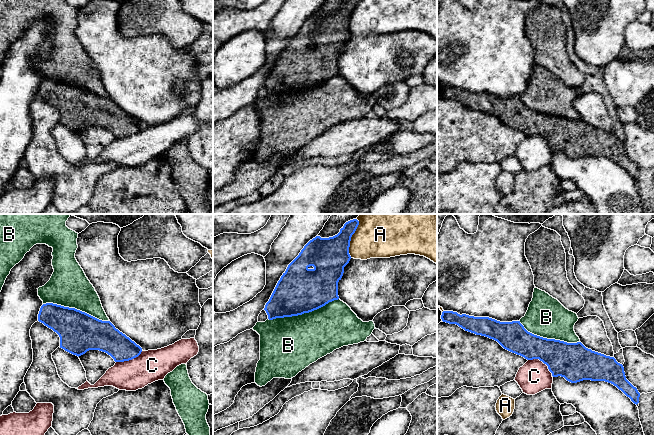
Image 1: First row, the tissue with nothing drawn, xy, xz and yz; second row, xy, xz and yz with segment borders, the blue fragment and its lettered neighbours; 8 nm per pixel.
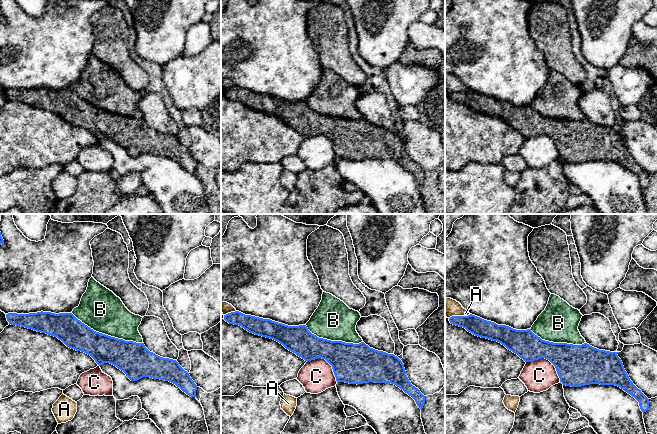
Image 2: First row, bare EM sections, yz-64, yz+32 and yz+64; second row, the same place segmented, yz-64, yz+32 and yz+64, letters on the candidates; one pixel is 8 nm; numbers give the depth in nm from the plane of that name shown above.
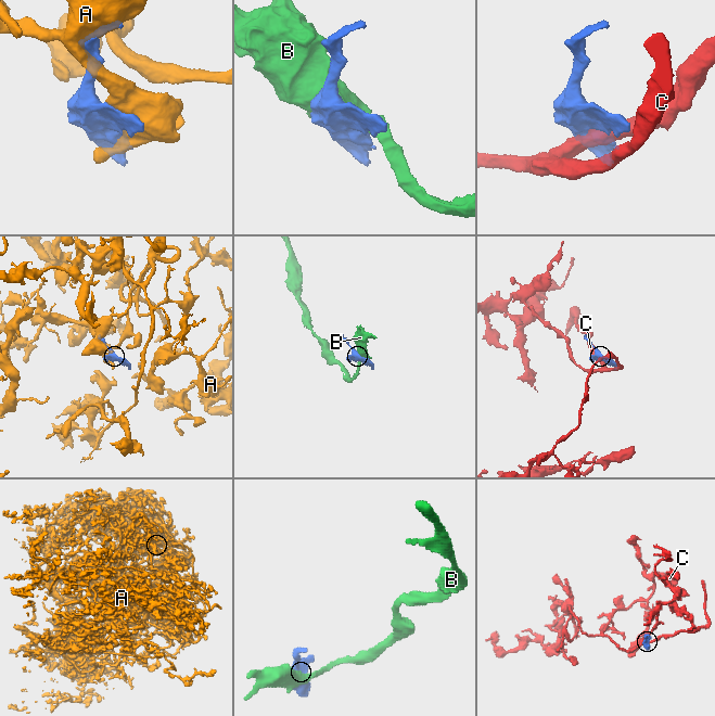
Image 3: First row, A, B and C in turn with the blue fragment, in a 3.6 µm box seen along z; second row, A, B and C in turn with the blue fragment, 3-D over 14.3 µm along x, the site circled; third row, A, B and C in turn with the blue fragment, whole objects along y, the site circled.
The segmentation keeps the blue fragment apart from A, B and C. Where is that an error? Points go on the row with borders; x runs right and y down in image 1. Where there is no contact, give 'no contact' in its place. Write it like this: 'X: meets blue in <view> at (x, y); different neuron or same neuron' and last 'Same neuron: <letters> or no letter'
A: meets blue in xz at (350, 238); different neuron
B: meets blue in xz at (303, 313); different neuron
C: meets blue in yz at (542, 361); different neuron
Same neuron: no letter

